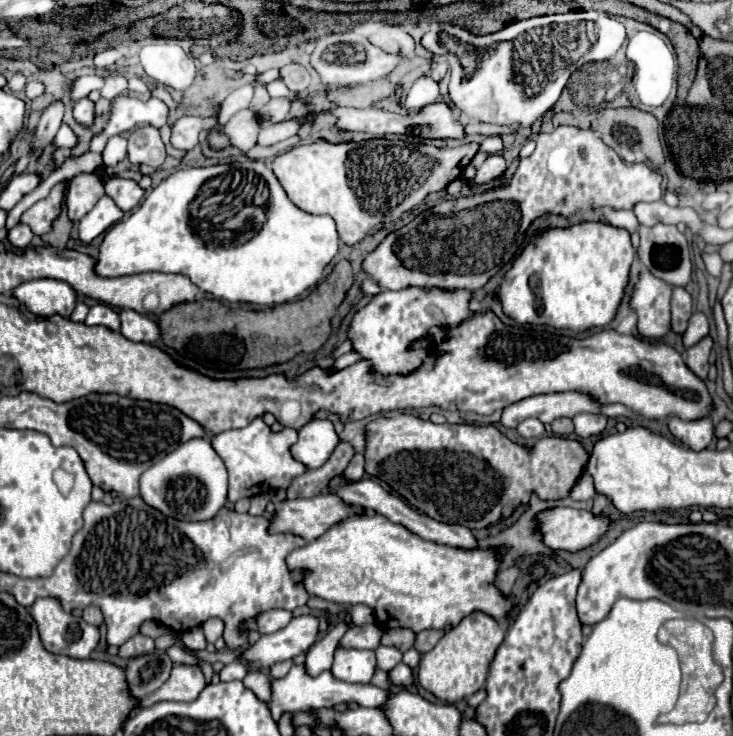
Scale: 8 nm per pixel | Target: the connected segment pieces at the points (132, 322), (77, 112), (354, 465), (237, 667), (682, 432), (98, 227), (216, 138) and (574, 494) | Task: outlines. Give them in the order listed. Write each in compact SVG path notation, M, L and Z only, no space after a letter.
M121 310L121 334L133 342L153 344L161 338L161 328L155 318L139 314L135 310Z
M87 98L79 100L79 102L75 104L75 108L73 108L73 116L75 116L75 120L79 120L79 122L83 122L83 124L91 124L93 114L95 114L93 102L89 102Z
M355 452L355 456L351 458L349 466L343 470L343 478L345 478L345 480L361 480L361 478L363 478L363 474L365 474L365 470L363 470L363 464L365 464L365 460L363 460L363 454Z
M227 664L221 672L219 672L219 678L223 682L229 682L229 680L243 680L243 676L247 674L247 668L241 666L241 664Z
M671 416L669 430L675 438L679 438L691 450L709 448L715 438L713 422L709 416L703 416L699 420L681 420L679 416Z
M101 196L101 200L93 206L91 212L83 216L79 222L79 240L81 242L91 242L99 234L103 234L109 226L119 222L125 216L125 212L111 200L111 196Z
M223 130L211 132L209 138L207 138L207 142L209 142L209 148L211 150L225 150L225 148L231 146L231 140L229 140L229 136Z
M582 474L570 493L570 497L575 501L593 499L595 495L593 479L586 474Z

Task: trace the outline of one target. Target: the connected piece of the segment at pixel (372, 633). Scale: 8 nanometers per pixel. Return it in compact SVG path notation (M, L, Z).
M365 624L365 626L351 626L339 644L345 648L375 650L379 648L379 640L381 640L381 628L377 624Z

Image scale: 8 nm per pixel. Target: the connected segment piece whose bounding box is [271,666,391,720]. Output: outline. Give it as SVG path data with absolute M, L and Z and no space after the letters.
M293 666L285 678L273 680L271 714L275 720L279 720L279 716L283 712L301 712L301 710L309 710L309 708L331 708L341 702L355 702L359 706L375 708L375 706L383 704L383 700L387 700L387 692L391 692L391 690L379 688L373 684L347 684L347 682L335 680L331 676L331 672L323 672L321 676L311 678L303 666Z

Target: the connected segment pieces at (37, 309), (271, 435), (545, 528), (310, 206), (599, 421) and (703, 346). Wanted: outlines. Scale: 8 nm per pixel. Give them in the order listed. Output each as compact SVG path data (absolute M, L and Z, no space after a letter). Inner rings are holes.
M53 278L23 282L17 286L17 290L13 290L13 296L17 296L17 300L23 302L33 314L43 318L53 314L69 318L77 304L77 292L71 288L71 284Z
M261 418L253 420L245 428L215 434L211 444L229 470L229 500L237 502L239 498L265 494L269 488L287 490L293 478L305 474L307 468L303 468L303 464L291 456L291 444L295 444L295 440L297 430L283 428L281 432L271 432L271 428Z
M567 506L547 508L547 510L543 510L535 516L535 522L537 522L537 532L541 534L541 540L543 540L545 546L549 546L553 550L569 550L569 552L591 546L593 542L597 542L597 538L609 526L607 518L597 518L591 512L575 510L575 508L567 508Z
M373 138L359 142L343 142L343 144L331 144L331 142L313 142L313 144L301 144L291 148L285 154L275 156L271 170L281 182L283 190L291 198L291 202L309 212L309 214L329 214L335 224L339 238L353 246L367 238L369 234L381 230L385 222L397 222L405 212L419 206L431 192L443 190L449 182L453 182L457 176L463 174L465 166L473 160L477 154L479 144L463 144L459 148L435 148L429 144L409 142L409 140L385 140L385 138Z
M577 414L577 416L573 416L573 424L575 424L577 436L581 436L581 438L597 436L605 430L607 416L603 416L603 414Z
M707 336L699 344L687 348L685 352L685 364L691 368L693 374L697 374L701 380L708 377L709 372L709 352L713 348L713 340Z

